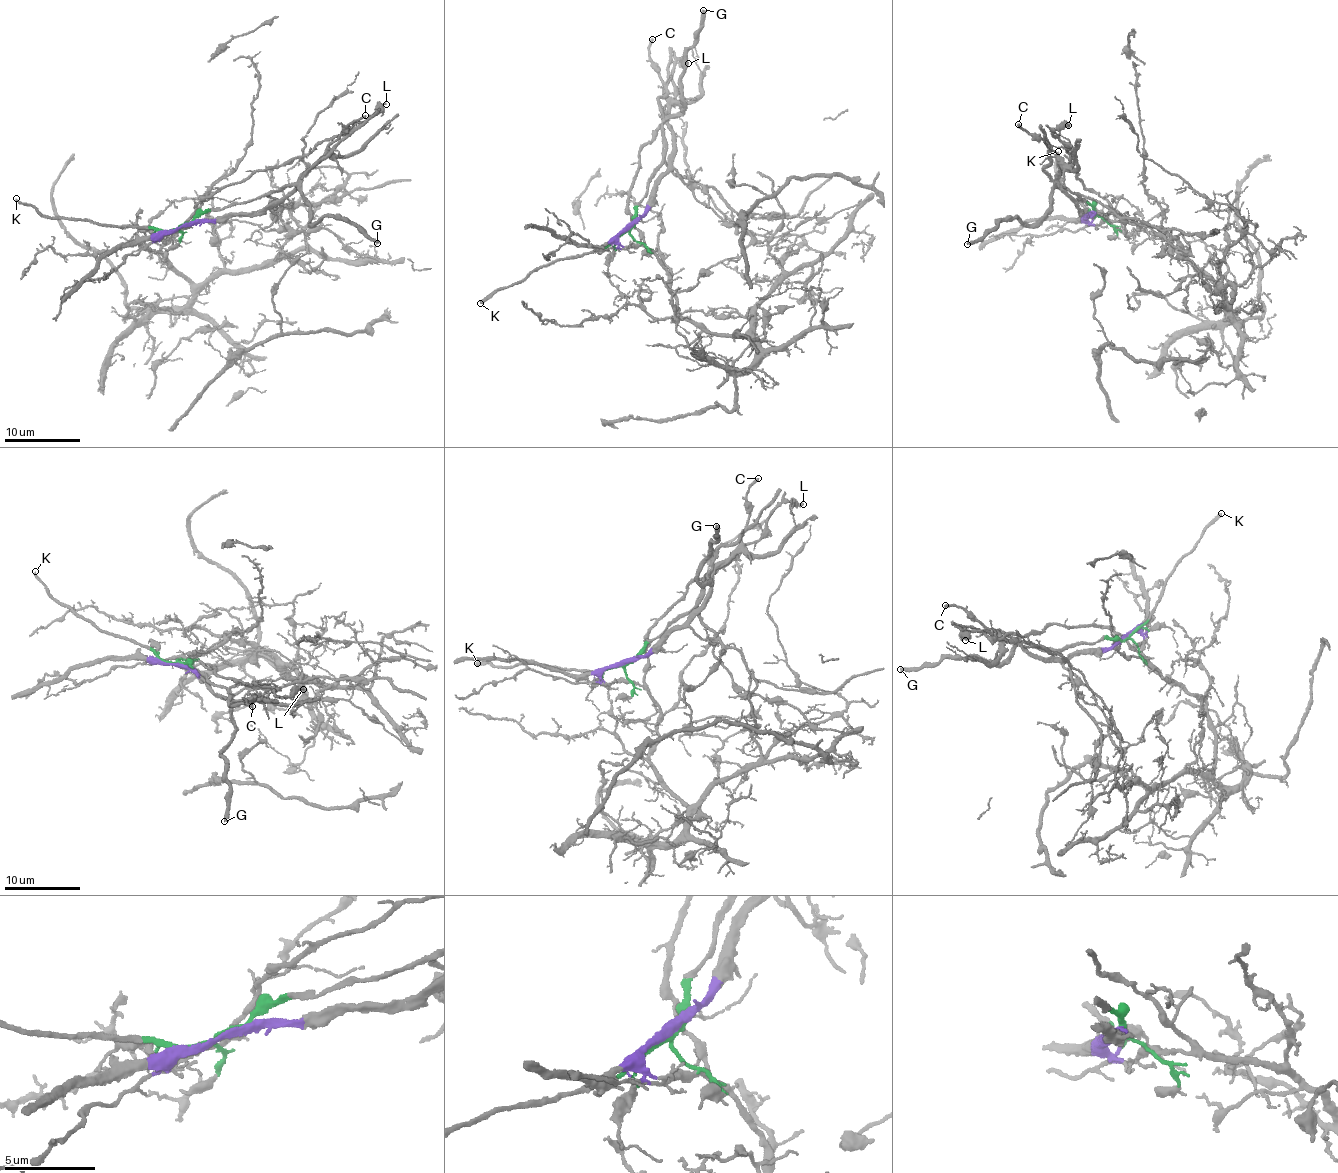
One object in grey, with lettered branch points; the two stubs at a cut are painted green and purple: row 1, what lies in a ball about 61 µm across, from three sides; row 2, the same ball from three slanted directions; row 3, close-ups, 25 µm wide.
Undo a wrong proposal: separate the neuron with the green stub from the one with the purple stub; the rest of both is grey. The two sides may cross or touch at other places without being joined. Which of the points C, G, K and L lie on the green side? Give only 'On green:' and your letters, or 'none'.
On green: G, K

